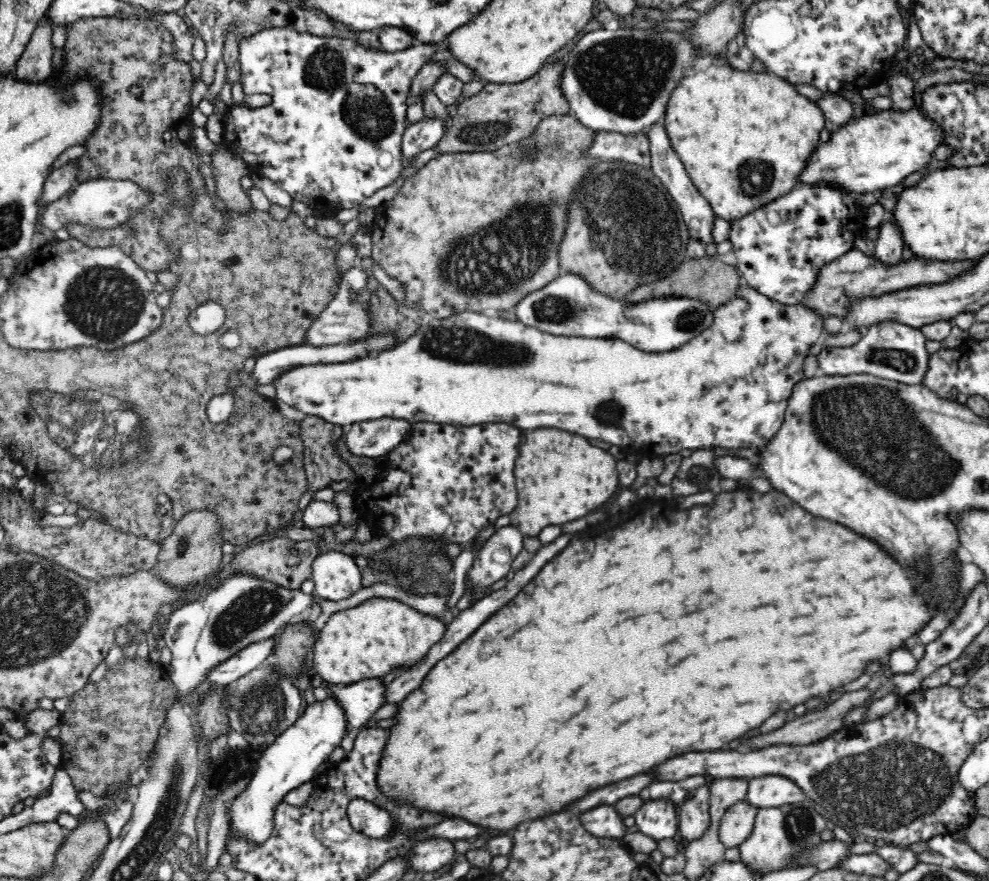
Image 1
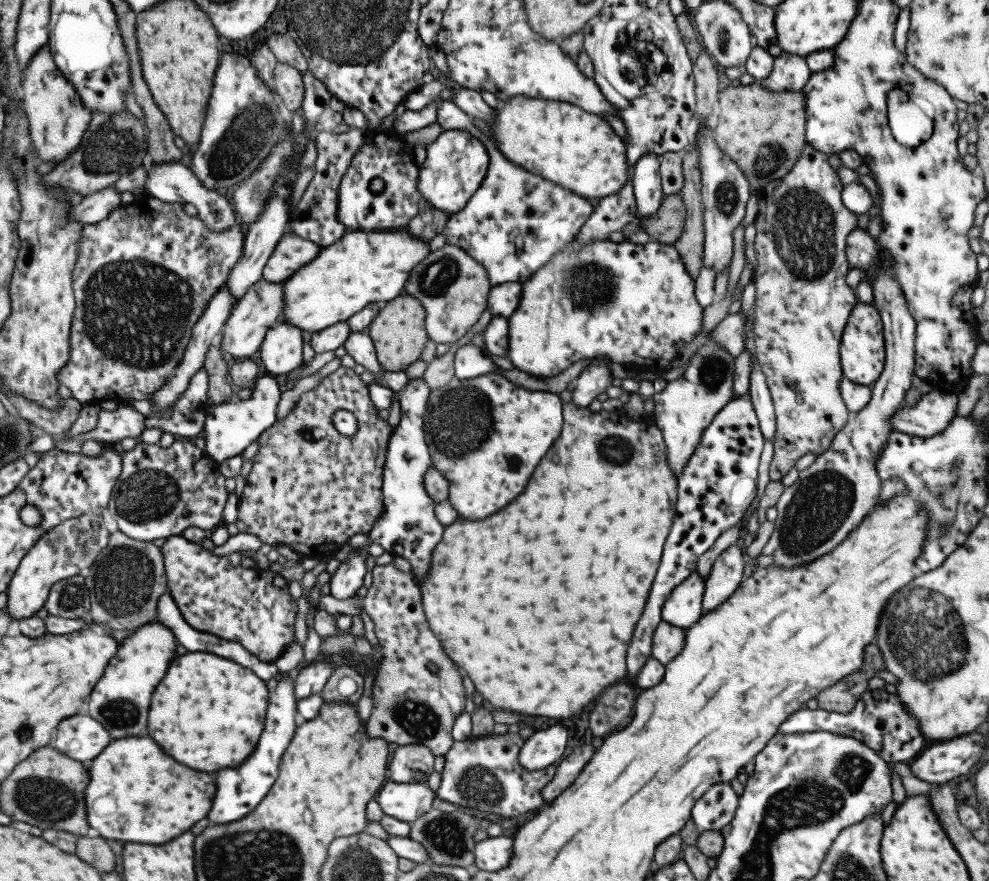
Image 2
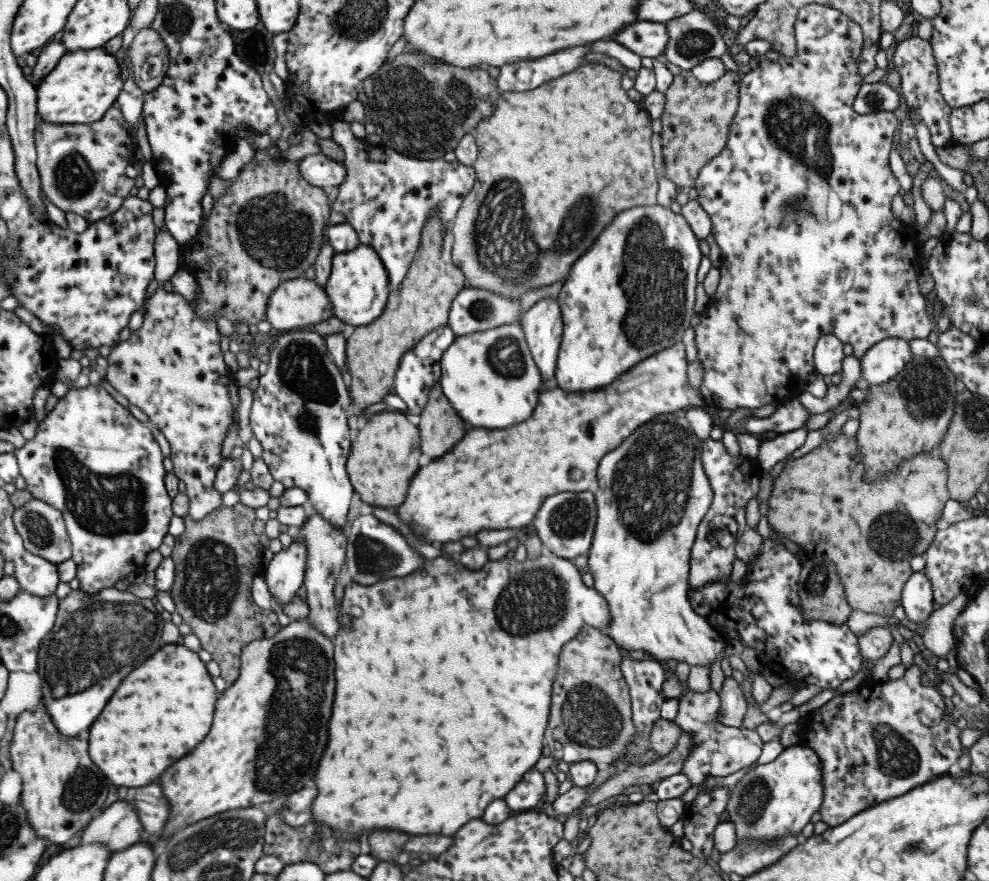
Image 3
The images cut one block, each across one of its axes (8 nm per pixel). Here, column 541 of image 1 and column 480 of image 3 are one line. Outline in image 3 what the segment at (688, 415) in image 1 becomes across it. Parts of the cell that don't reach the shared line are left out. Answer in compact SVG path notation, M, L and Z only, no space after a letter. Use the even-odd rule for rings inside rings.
M518 322L457 337L440 359L440 386L452 408L476 429L507 429L532 416L542 376Z

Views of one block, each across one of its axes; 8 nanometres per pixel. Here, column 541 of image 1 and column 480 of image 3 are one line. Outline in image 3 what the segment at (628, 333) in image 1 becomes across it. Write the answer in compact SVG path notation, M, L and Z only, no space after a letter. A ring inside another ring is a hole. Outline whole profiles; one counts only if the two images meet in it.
M465 286L452 301L447 324L456 337L463 337L518 322L520 314L520 297L504 298L492 290Z

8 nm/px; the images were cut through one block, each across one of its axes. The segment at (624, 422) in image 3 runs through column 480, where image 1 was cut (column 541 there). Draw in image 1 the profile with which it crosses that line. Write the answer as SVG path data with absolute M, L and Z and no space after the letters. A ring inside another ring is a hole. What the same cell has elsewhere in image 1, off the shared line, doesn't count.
M552 428L522 430L514 475L518 493L516 508L509 514L511 525L526 536L536 536L551 524L566 524L600 508L620 488L617 460L608 450L593 446L586 437L574 436Z

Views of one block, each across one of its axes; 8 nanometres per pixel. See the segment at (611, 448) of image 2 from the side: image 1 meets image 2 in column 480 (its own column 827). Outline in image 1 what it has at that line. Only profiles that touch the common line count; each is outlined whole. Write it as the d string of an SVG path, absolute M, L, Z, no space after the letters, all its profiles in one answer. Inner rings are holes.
M734 489L734 492L715 493L713 500L712 504L684 510L674 510L670 499L648 503L641 500L624 514L608 518L598 528L590 528L588 536L594 542L580 542L572 537L564 550L547 562L508 604L494 612L456 650L434 664L434 670L426 674L418 690L398 703L399 711L394 715L397 723L390 728L390 742L380 758L376 778L382 793L408 806L458 816L490 830L512 830L524 820L560 812L590 790L642 774L646 768L662 764L672 756L718 750L748 730L758 728L776 712L792 710L798 702L832 694L836 688L860 678L870 662L898 650L898 646L920 632L935 616L934 607L920 604L920 598L916 598L916 576L924 580L930 576L928 561L914 570L900 566L882 546L842 524L808 514L776 490L758 494Z

